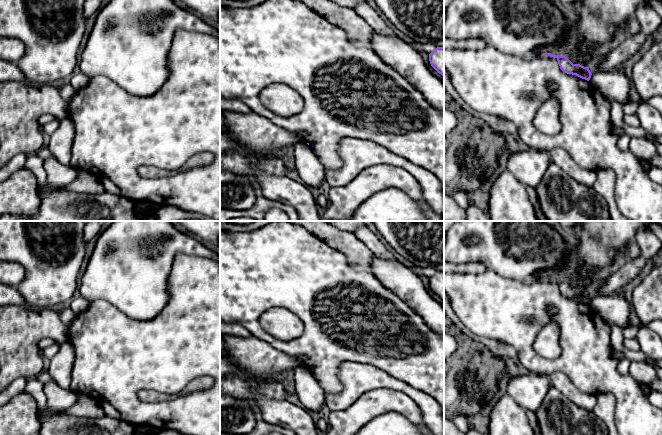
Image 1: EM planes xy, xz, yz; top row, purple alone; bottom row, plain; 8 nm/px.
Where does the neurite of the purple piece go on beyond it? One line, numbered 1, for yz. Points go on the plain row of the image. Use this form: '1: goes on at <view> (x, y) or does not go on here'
1: does not go on here

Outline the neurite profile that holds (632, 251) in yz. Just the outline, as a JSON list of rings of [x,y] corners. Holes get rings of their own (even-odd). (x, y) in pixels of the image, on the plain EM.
[[[633,240],[624,250],[624,258],[627,260],[636,259],[640,255],[640,248],[635,240]]]

